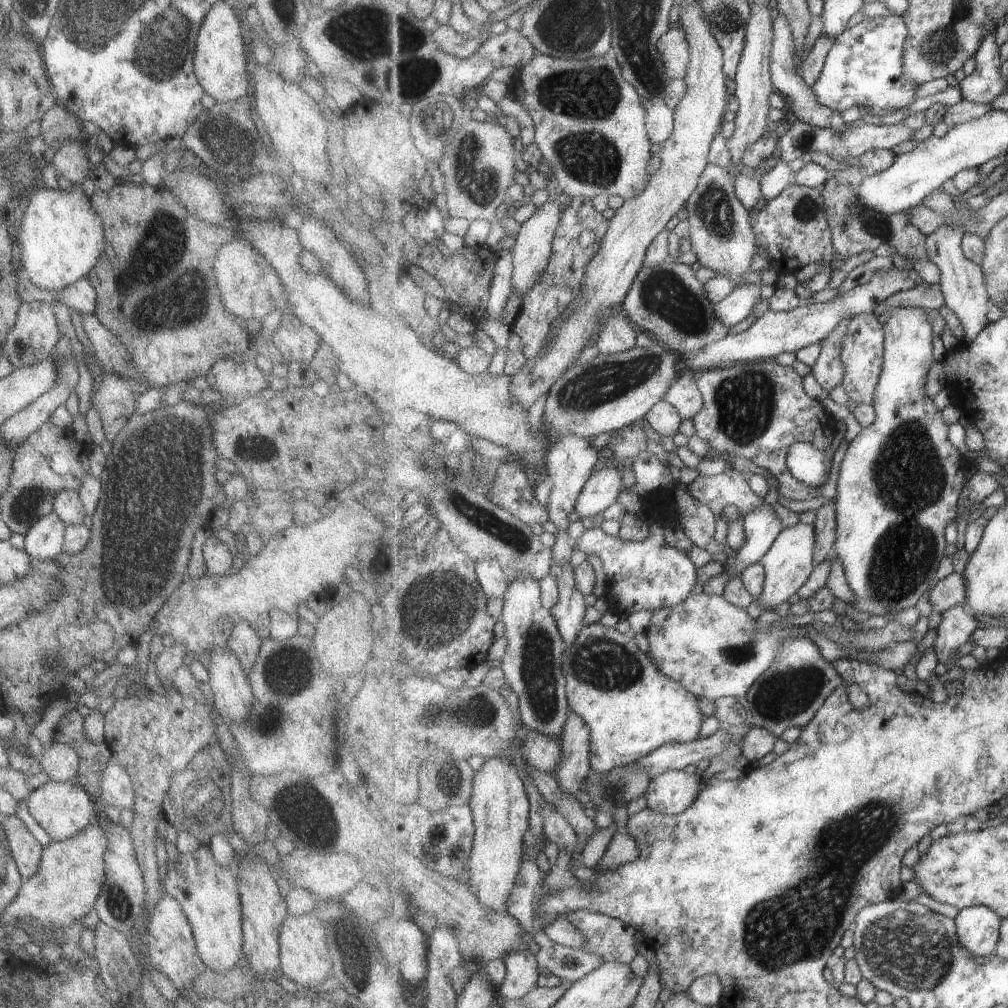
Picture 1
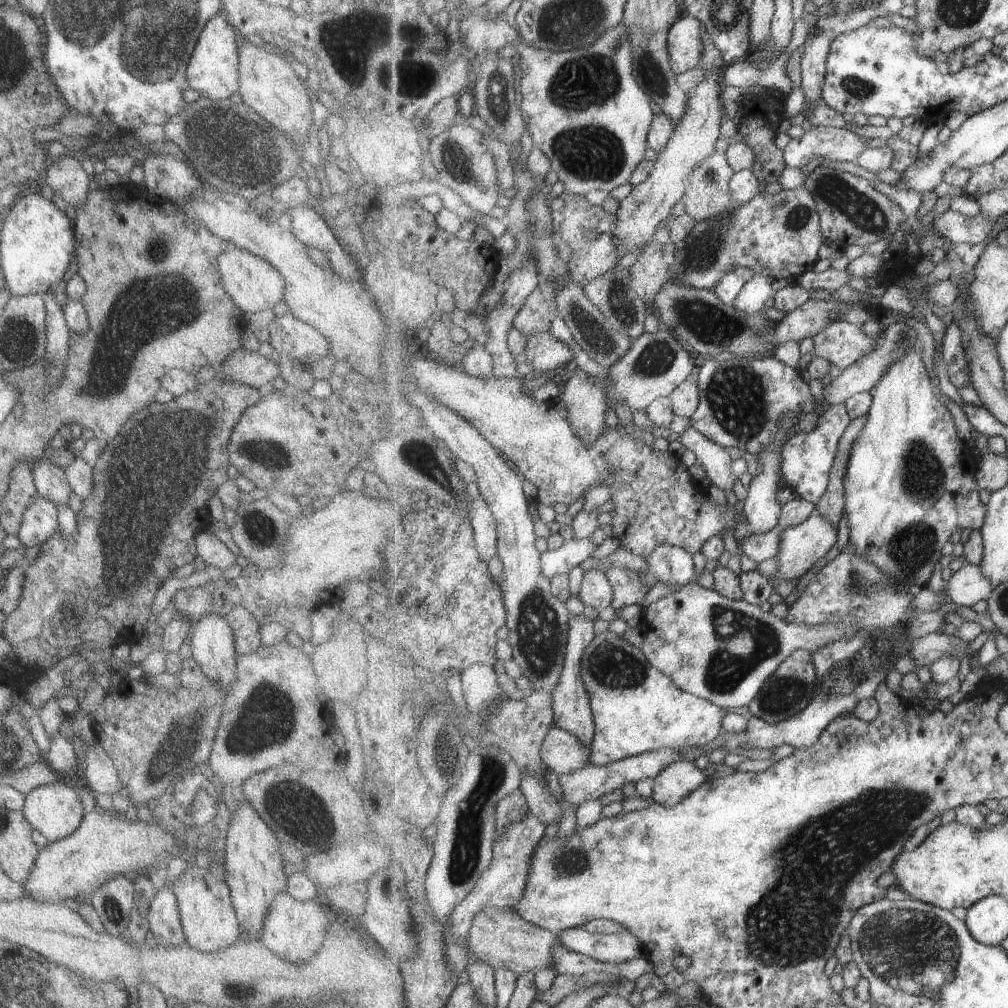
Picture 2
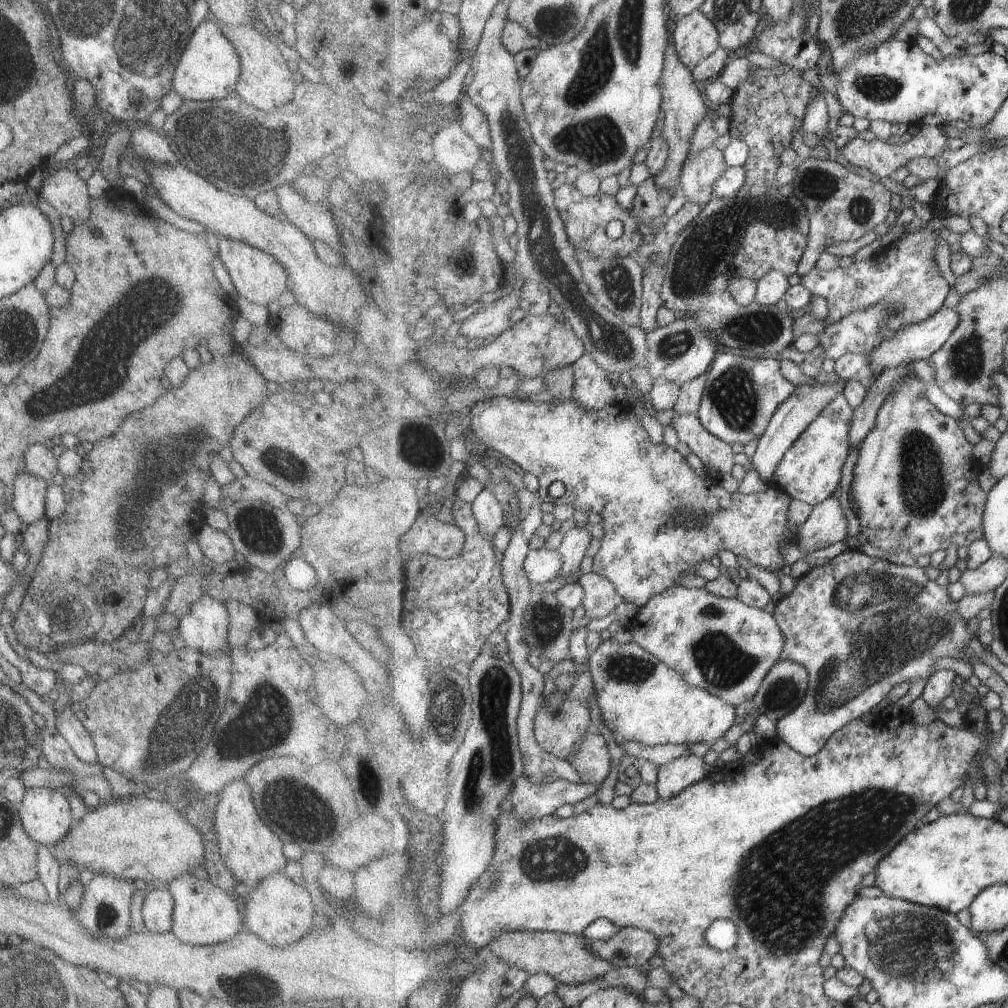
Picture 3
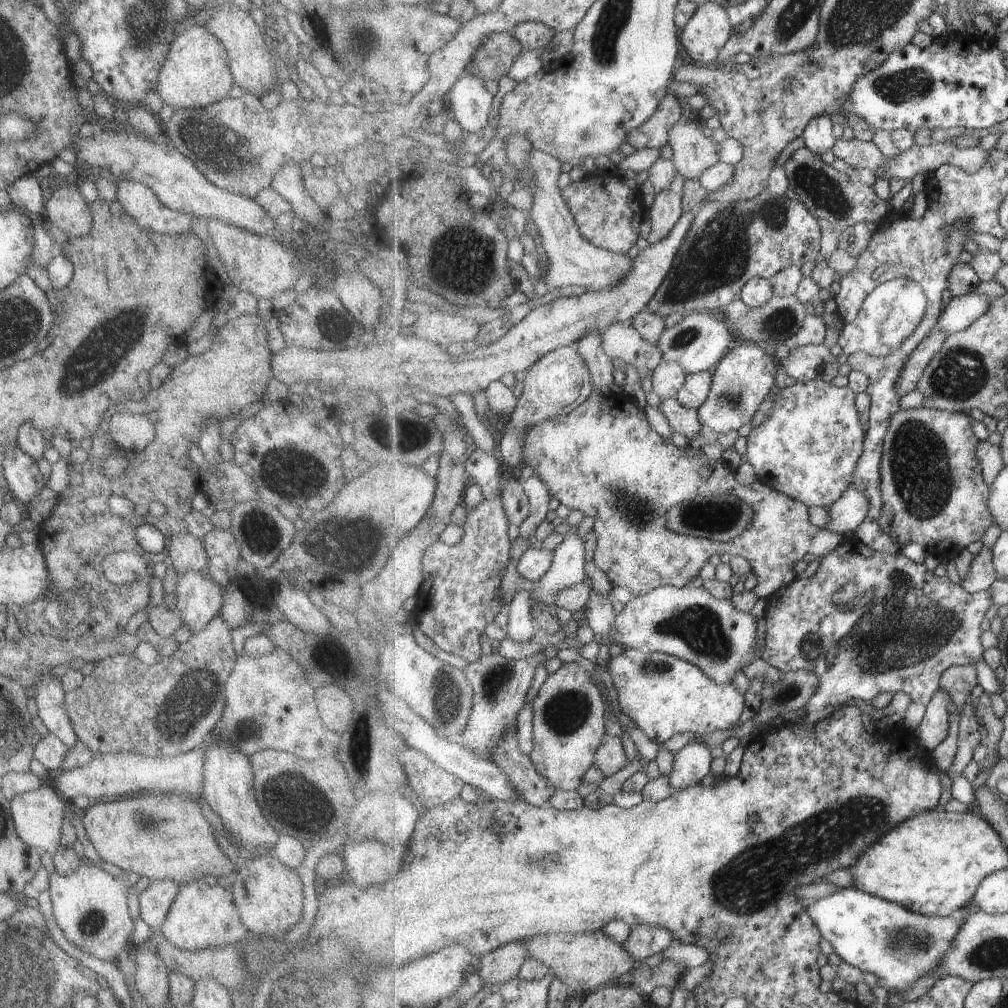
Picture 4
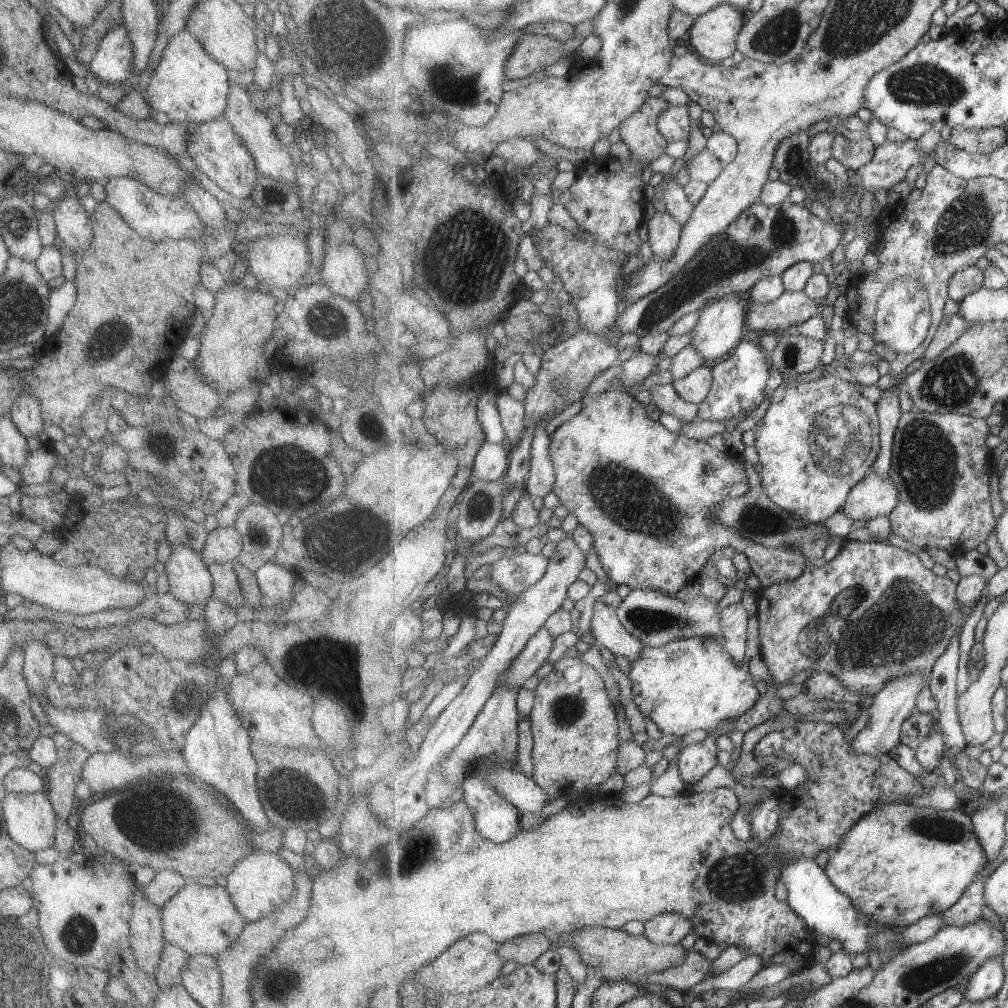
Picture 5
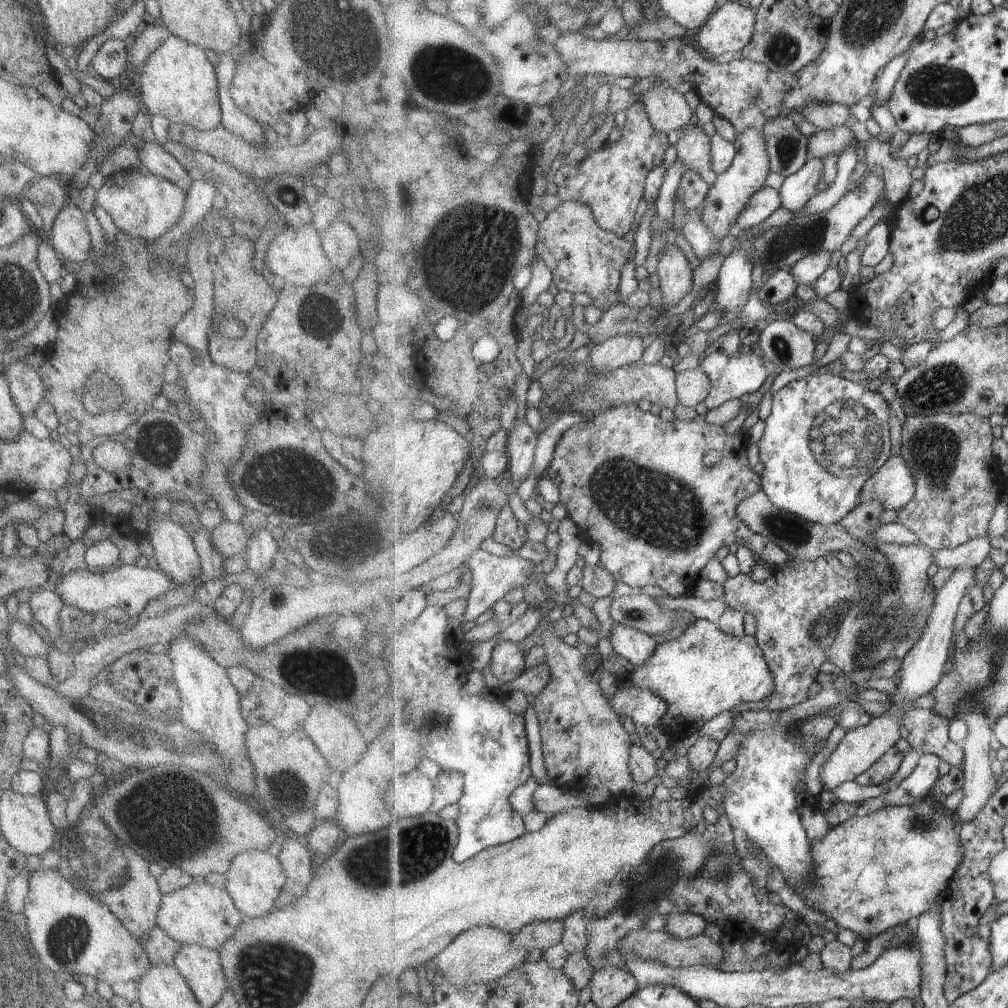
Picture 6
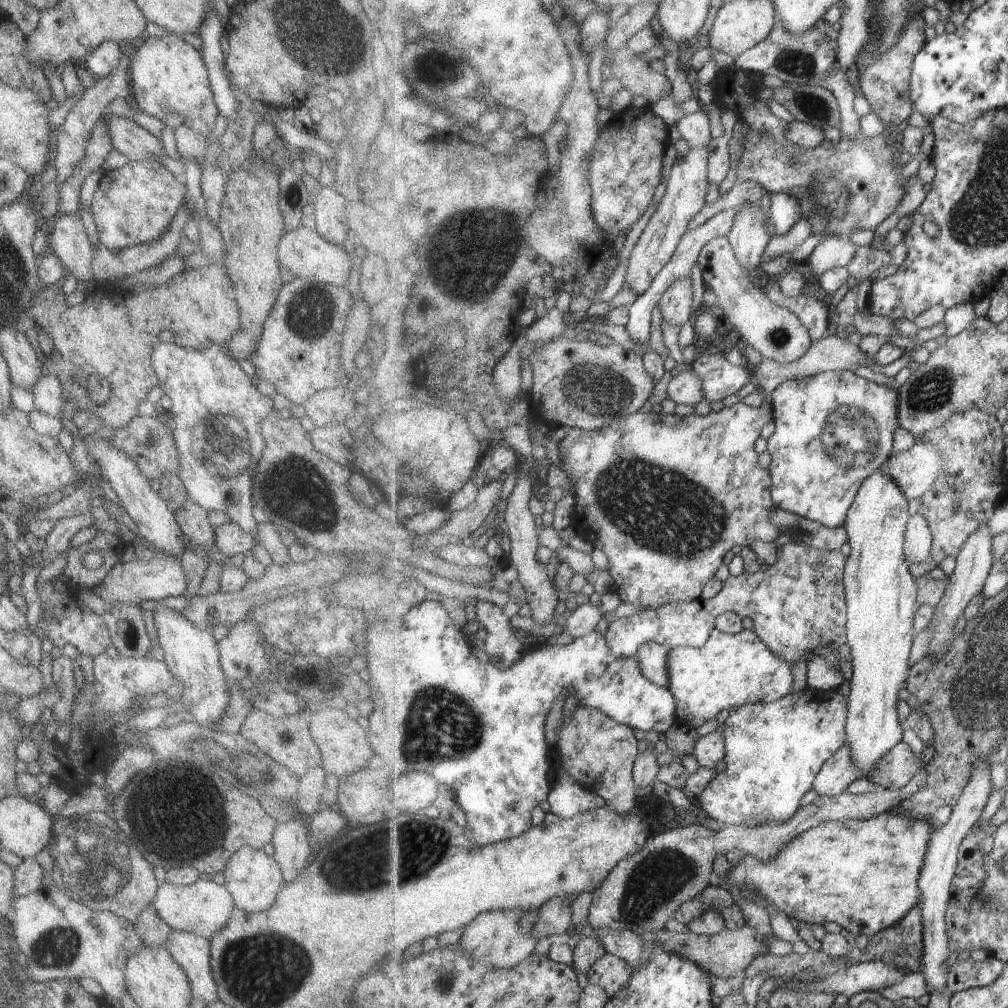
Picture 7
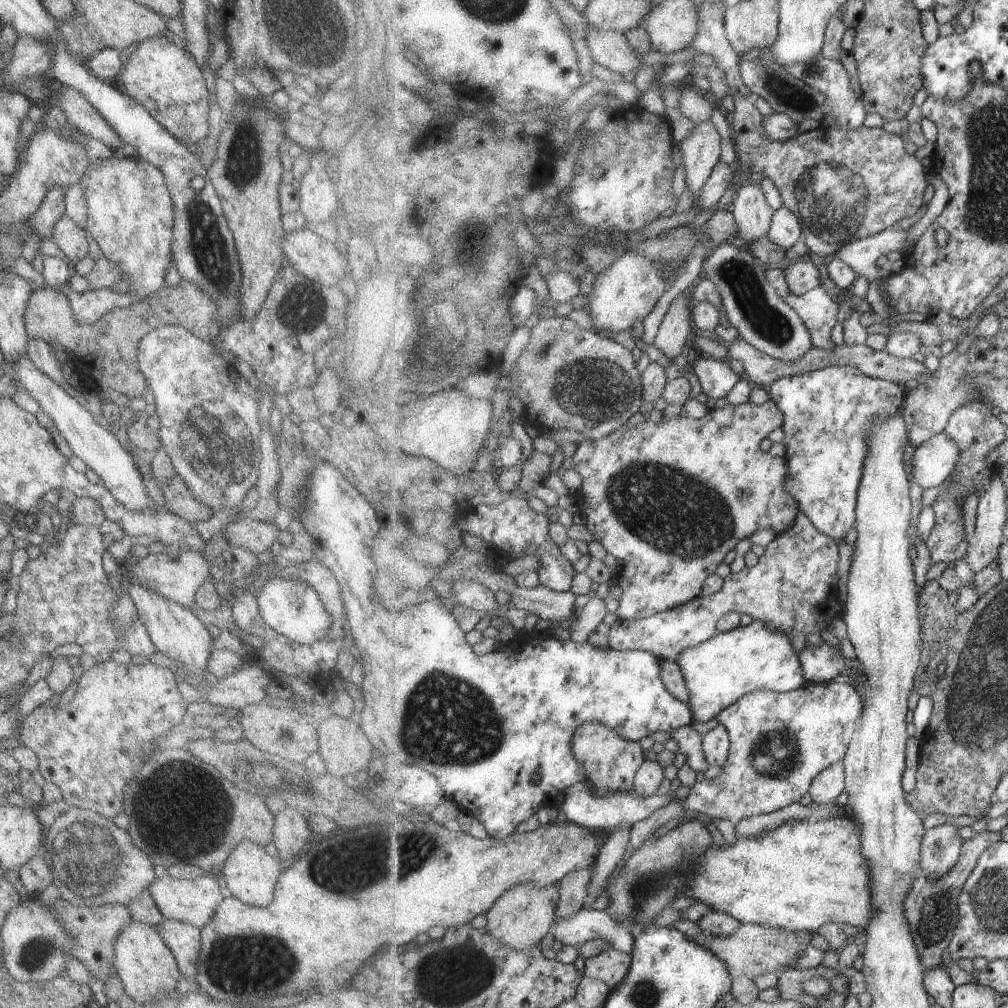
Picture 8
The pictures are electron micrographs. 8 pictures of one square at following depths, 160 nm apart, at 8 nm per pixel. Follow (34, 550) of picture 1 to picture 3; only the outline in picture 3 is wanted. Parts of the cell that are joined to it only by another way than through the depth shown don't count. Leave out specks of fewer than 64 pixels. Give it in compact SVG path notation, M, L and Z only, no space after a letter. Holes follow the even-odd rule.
M25 470L15 474L11 482L10 508L19 516L23 526L45 515L45 494L48 484Z

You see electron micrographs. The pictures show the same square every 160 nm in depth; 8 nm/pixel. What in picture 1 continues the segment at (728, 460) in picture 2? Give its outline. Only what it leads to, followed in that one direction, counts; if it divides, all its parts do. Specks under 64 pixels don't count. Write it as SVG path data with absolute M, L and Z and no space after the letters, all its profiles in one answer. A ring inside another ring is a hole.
M732 469L712 479L700 478L689 484L688 489L695 498L707 503L717 516L722 516L730 505L736 506L747 516L765 503L753 492L750 482Z

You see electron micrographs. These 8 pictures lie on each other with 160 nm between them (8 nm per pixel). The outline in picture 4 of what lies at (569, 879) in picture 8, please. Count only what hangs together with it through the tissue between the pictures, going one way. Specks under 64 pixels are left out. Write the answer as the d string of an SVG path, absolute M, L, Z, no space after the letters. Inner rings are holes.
M521 942L501 946L491 953L484 954L479 975L485 984L507 984L520 974L521 968L529 958L531 950Z

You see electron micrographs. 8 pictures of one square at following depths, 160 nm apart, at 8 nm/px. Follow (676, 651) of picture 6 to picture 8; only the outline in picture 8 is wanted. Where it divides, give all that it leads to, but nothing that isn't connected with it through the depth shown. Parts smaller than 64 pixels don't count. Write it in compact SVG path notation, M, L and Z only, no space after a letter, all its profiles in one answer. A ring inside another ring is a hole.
M753 620L737 630L719 633L706 640L702 645L685 649L676 660L683 671L690 694L690 707L697 722L707 722L717 718L728 706L734 705L740 698L756 690L786 693L797 690L807 683L804 677L800 656L795 654L791 639L780 631L775 631L770 624Z

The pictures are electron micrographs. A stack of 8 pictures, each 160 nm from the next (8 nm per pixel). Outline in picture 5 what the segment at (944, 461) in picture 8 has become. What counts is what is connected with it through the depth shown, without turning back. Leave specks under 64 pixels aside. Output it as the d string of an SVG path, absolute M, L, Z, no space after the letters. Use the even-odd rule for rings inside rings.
M877 473L869 474L854 486L842 511L855 522L882 518L893 512L898 498L896 484L890 476L884 479Z

